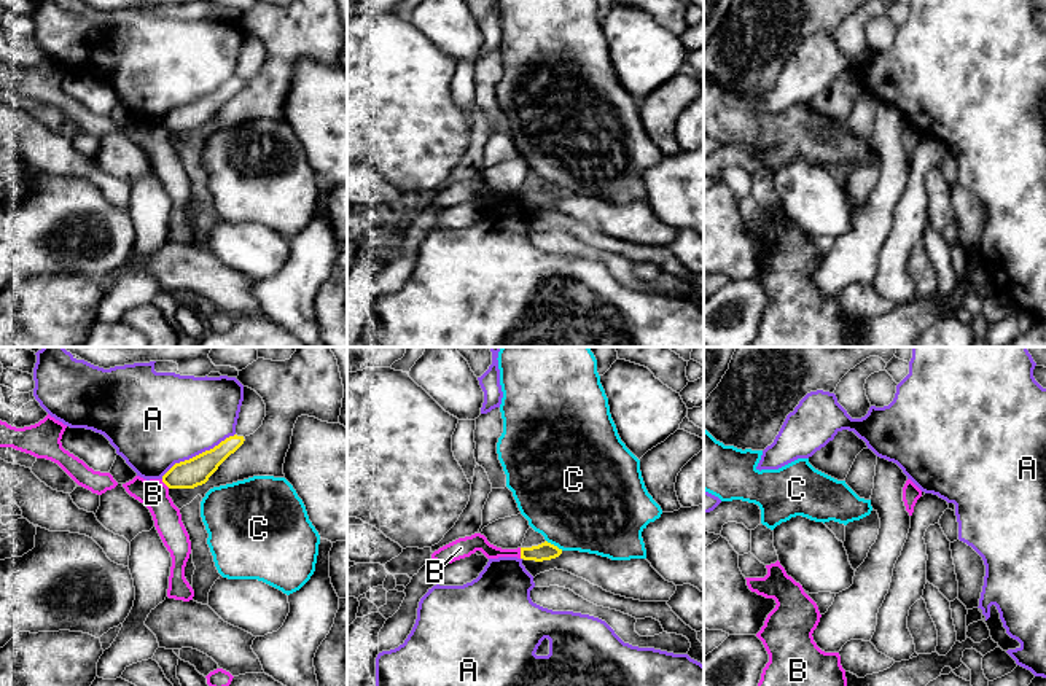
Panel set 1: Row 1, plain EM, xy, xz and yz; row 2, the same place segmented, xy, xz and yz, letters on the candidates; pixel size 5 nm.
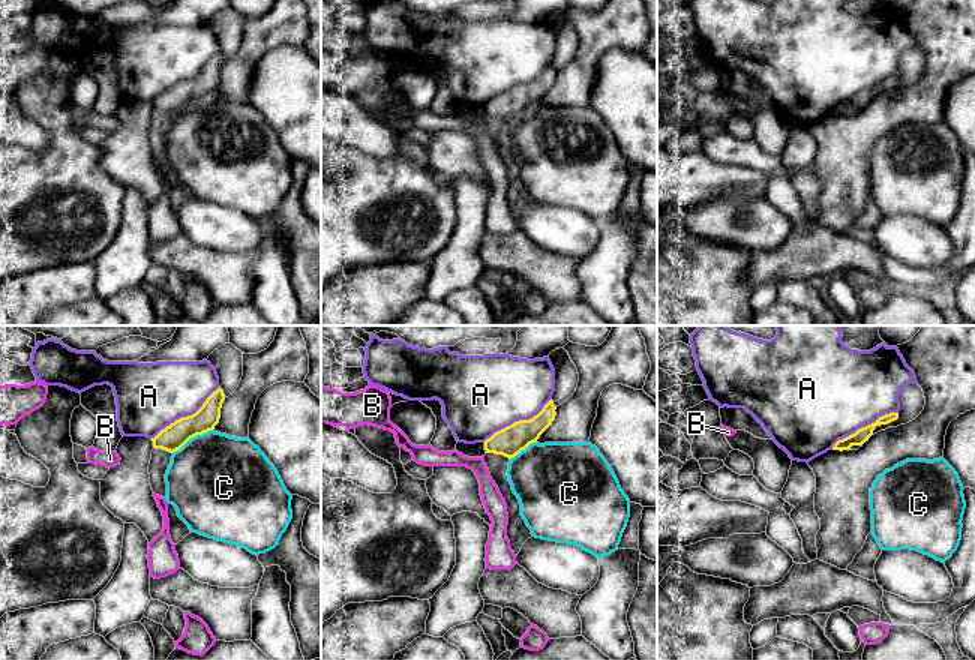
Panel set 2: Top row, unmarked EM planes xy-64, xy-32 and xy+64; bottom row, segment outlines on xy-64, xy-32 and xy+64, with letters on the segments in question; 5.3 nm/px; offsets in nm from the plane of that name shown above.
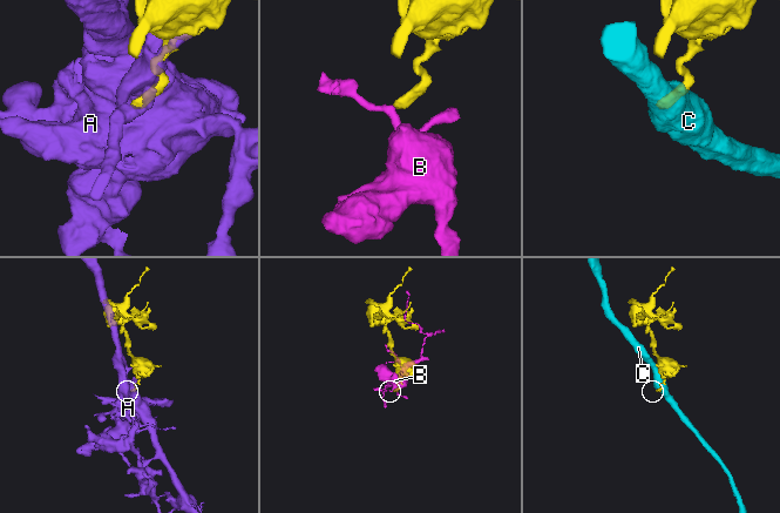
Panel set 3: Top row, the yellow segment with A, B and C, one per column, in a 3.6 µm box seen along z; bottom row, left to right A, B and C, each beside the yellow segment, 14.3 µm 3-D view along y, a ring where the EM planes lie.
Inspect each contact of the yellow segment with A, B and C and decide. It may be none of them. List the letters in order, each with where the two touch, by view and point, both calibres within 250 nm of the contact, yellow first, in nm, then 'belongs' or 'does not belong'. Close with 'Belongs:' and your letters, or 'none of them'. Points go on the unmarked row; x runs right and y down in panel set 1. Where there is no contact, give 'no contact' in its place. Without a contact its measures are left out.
A: meets yellow in xy at (199, 97); 140 nm thick on the yellow side, 460 nm on the other; does not belong
B: meets yellow in xz at (521, 196); 90 nm thick on the yellow side, 90 nm on the other; does not belong
C: meets yellow in xz at (553, 188); 90 nm thick on the yellow side, 480 nm on the other; does not belong
Belongs: none of them

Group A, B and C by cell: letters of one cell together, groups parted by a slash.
A / B / C

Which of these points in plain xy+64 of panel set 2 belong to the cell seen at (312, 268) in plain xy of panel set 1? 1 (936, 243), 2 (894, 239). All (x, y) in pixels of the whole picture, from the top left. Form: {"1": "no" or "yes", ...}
{"1": "no", "2": "no"}

